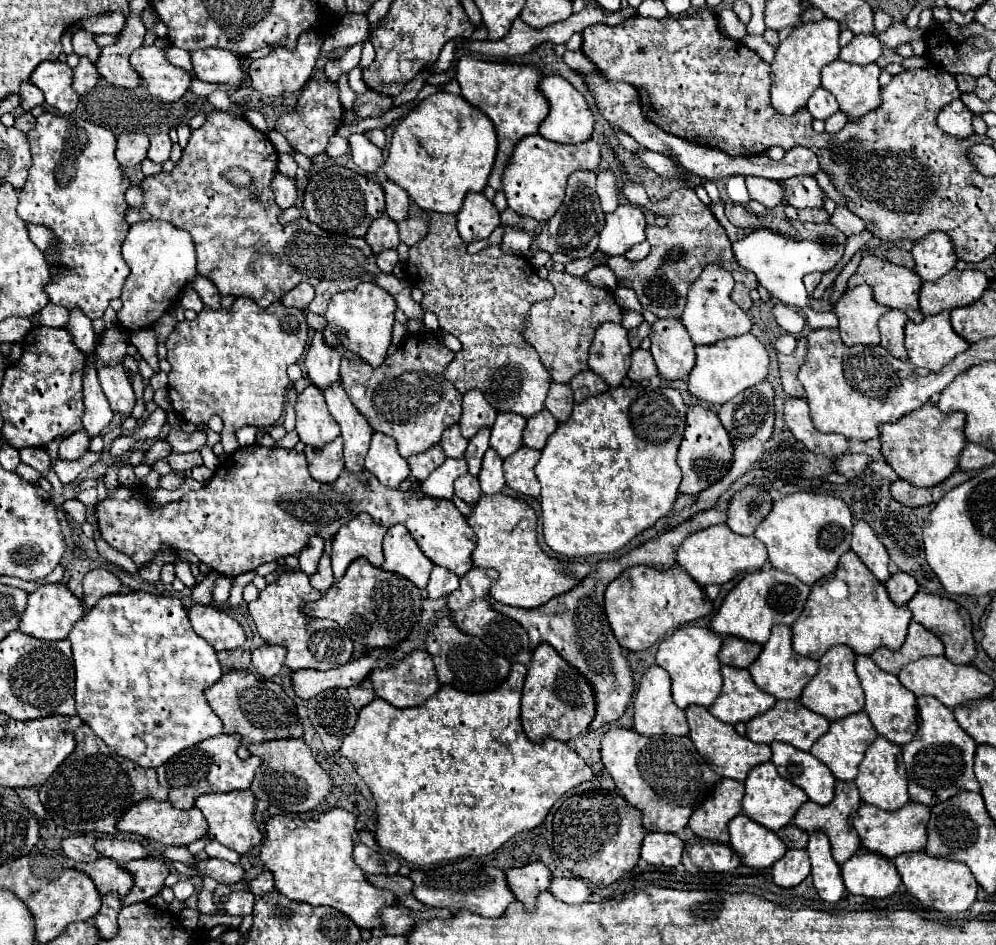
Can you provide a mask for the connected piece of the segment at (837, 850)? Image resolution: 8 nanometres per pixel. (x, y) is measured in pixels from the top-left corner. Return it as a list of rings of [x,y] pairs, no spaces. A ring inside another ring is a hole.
[[[837,782],[835,784],[835,798],[833,802],[821,806],[821,804],[815,804],[815,802],[805,802],[799,812],[795,814],[793,818],[793,824],[799,826],[801,830],[805,832],[815,832],[815,830],[821,830],[823,834],[827,834],[829,842],[831,842],[831,848],[833,848],[833,858],[837,864],[843,864],[847,862],[847,858],[851,858],[857,848],[859,848],[859,836],[855,832],[855,828],[851,826],[851,820],[855,816],[855,812],[859,810],[861,806],[861,798],[859,798],[859,790],[855,786],[855,782]]]

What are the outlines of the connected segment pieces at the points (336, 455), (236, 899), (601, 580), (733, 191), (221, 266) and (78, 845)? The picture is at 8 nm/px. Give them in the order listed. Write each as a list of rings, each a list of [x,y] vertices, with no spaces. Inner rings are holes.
[[[337,436],[333,442],[323,446],[319,452],[305,448],[305,456],[309,462],[309,472],[313,480],[331,484],[343,472],[343,438]]]
[[[237,890],[227,896],[223,910],[229,916],[247,916],[253,912],[253,902],[255,902],[255,896],[249,890]]]
[[[709,508],[705,512],[699,512],[699,514],[691,516],[687,522],[675,526],[673,530],[667,530],[667,532],[659,534],[657,538],[645,542],[641,548],[631,550],[629,554],[621,556],[619,560],[599,562],[597,568],[579,586],[565,592],[563,596],[551,598],[547,604],[543,604],[539,608],[531,608],[531,610],[511,608],[511,606],[505,606],[505,604],[497,604],[489,598],[489,604],[497,612],[501,612],[501,614],[517,620],[521,626],[525,626],[527,634],[529,634],[529,640],[531,640],[531,650],[535,650],[539,644],[553,646],[561,654],[561,658],[569,662],[569,666],[577,668],[583,674],[583,678],[587,678],[593,684],[597,712],[595,712],[595,718],[589,726],[589,732],[601,728],[607,722],[613,722],[613,720],[621,718],[627,704],[629,704],[629,700],[631,700],[631,696],[633,696],[633,690],[635,690],[635,680],[633,680],[633,672],[629,668],[629,660],[627,660],[627,656],[623,656],[623,648],[615,640],[615,636],[611,632],[611,626],[607,622],[607,616],[605,616],[603,594],[605,594],[607,584],[631,566],[645,564],[645,566],[653,566],[653,568],[659,568],[659,566],[671,568],[675,564],[677,548],[681,546],[681,542],[689,534],[693,534],[697,530],[703,530],[703,528],[709,528],[713,524],[725,524],[725,522],[727,522],[727,514],[719,512],[717,508]]]
[[[731,176],[727,180],[727,196],[733,202],[739,202],[739,204],[747,204],[751,200],[745,185],[744,176]]]
[[[211,112],[201,128],[191,132],[189,144],[183,150],[181,164],[173,168],[171,174],[155,174],[141,182],[143,190],[143,206],[139,210],[129,208],[125,214],[127,224],[143,222],[143,220],[165,220],[177,228],[183,228],[191,234],[197,250],[197,272],[207,276],[219,290],[221,296],[247,296],[255,300],[261,308],[273,304],[299,282],[307,282],[315,288],[315,298],[311,302],[311,310],[319,316],[325,314],[327,304],[333,294],[353,290],[361,282],[375,282],[381,270],[375,264],[375,254],[367,246],[363,238],[335,236],[319,226],[311,224],[307,218],[295,220],[287,226],[279,224],[281,208],[275,204],[271,194],[271,178],[277,174],[277,152],[267,136],[255,130],[247,120],[233,112]],[[231,168],[247,170],[253,184],[251,186],[235,186],[231,184],[223,172]],[[251,196],[259,196],[259,200],[251,200]]]
[[[73,836],[63,840],[63,852],[67,858],[75,862],[93,862],[99,858],[99,852],[93,848],[95,838],[93,836]]]

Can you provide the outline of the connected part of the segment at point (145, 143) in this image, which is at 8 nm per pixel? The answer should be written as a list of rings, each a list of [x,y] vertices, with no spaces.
[[[125,132],[117,136],[115,158],[123,168],[133,168],[147,158],[147,148],[149,148],[149,138],[145,134]]]

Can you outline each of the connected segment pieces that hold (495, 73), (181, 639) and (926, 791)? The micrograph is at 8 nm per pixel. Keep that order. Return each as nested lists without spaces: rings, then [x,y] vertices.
[[[461,56],[457,62],[457,82],[461,86],[461,96],[481,112],[489,116],[489,120],[495,126],[497,132],[497,158],[493,164],[493,170],[489,174],[489,186],[495,190],[501,190],[501,178],[503,170],[513,154],[513,148],[523,136],[537,134],[539,124],[549,114],[549,104],[543,98],[543,94],[537,90],[539,84],[539,70],[529,66],[517,66],[517,64],[499,64],[499,62],[485,62],[475,56]]]
[[[133,590],[133,592],[119,592],[119,594],[109,594],[107,598],[101,598],[71,630],[69,634],[69,640],[71,640],[71,648],[73,648],[73,662],[75,662],[75,702],[77,702],[77,716],[89,724],[89,728],[111,748],[115,750],[119,756],[125,756],[133,762],[137,762],[139,766],[143,768],[157,768],[161,764],[165,764],[171,756],[175,756],[177,752],[189,748],[189,746],[195,746],[197,742],[205,740],[205,738],[211,738],[211,736],[217,736],[223,732],[223,726],[221,726],[221,720],[213,714],[213,710],[209,708],[205,696],[203,696],[203,690],[209,688],[211,684],[215,684],[221,676],[223,676],[223,670],[219,666],[219,660],[217,660],[217,654],[215,650],[211,650],[211,644],[203,638],[199,638],[195,634],[195,630],[191,628],[189,624],[189,618],[187,618],[187,612],[181,604],[179,598],[173,598],[173,596],[157,596],[157,594],[151,594],[151,592],[145,592],[145,590]]]
[[[933,696],[917,698],[919,708],[919,730],[913,742],[903,746],[903,762],[907,768],[909,782],[909,798],[917,804],[935,806],[961,790],[979,792],[979,782],[973,774],[973,756],[975,756],[975,740],[963,734],[963,728],[955,722],[953,710],[943,706]]]

